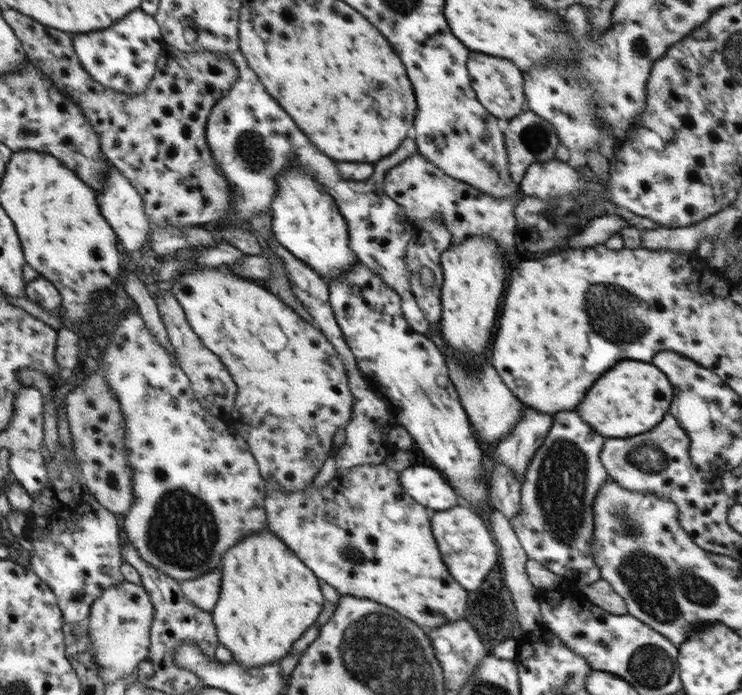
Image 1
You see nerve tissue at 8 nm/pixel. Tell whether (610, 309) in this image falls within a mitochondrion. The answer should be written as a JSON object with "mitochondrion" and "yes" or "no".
{"mitochondrion":"yes"}

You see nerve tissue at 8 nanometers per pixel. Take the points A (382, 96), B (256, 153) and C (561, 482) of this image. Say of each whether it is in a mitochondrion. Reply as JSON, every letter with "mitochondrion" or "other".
{"A":"other","B":"mitochondrion","C":"mitochondrion"}

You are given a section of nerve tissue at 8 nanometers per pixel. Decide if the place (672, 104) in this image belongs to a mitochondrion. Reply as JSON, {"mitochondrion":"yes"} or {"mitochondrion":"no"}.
{"mitochondrion":"no"}

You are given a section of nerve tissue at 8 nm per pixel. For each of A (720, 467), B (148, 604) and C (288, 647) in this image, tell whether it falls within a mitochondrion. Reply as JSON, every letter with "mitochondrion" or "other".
{"A":"other","B":"other","C":"other"}

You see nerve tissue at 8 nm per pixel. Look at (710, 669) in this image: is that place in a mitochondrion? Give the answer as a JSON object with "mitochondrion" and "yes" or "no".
{"mitochondrion":"no"}

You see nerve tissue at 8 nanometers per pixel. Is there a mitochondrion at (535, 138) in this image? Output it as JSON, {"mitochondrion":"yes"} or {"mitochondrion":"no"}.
{"mitochondrion":"yes"}

